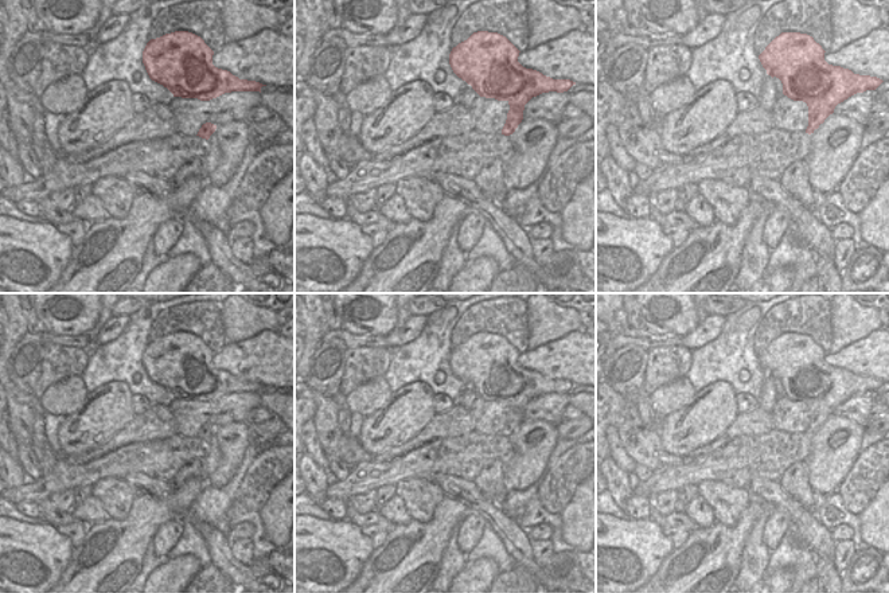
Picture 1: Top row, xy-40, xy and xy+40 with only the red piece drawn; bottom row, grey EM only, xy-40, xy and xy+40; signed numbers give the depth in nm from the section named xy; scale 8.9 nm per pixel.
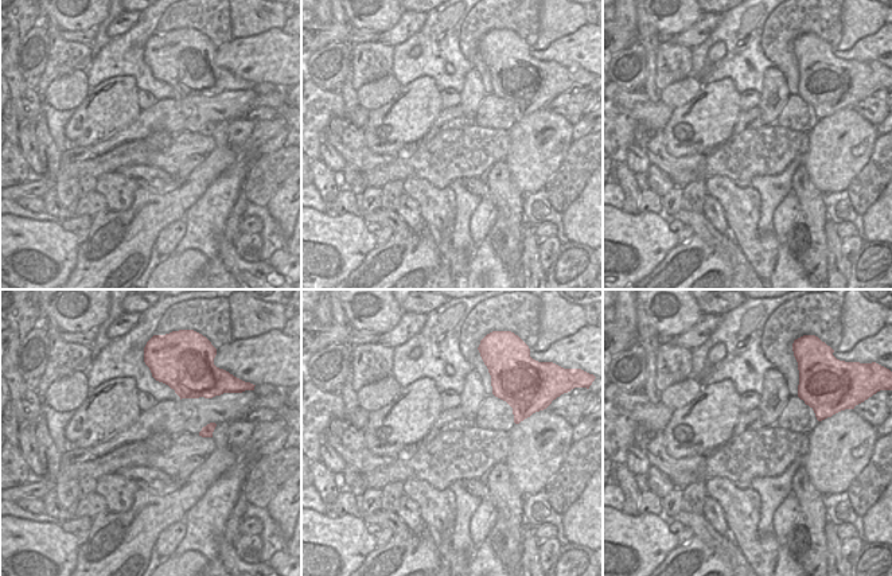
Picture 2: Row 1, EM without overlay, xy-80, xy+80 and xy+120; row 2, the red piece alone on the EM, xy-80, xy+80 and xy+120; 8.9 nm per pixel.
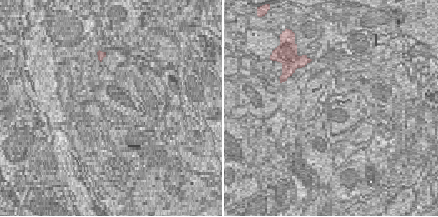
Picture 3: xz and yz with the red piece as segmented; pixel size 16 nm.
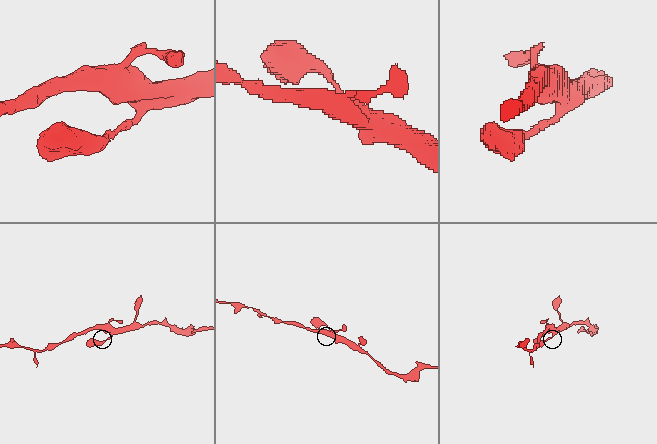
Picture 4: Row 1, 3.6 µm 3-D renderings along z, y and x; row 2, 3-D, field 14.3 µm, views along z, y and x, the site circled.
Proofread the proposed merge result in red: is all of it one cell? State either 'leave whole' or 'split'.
leave whole

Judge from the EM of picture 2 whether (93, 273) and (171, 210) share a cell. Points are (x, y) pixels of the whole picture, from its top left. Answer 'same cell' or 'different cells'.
same cell

